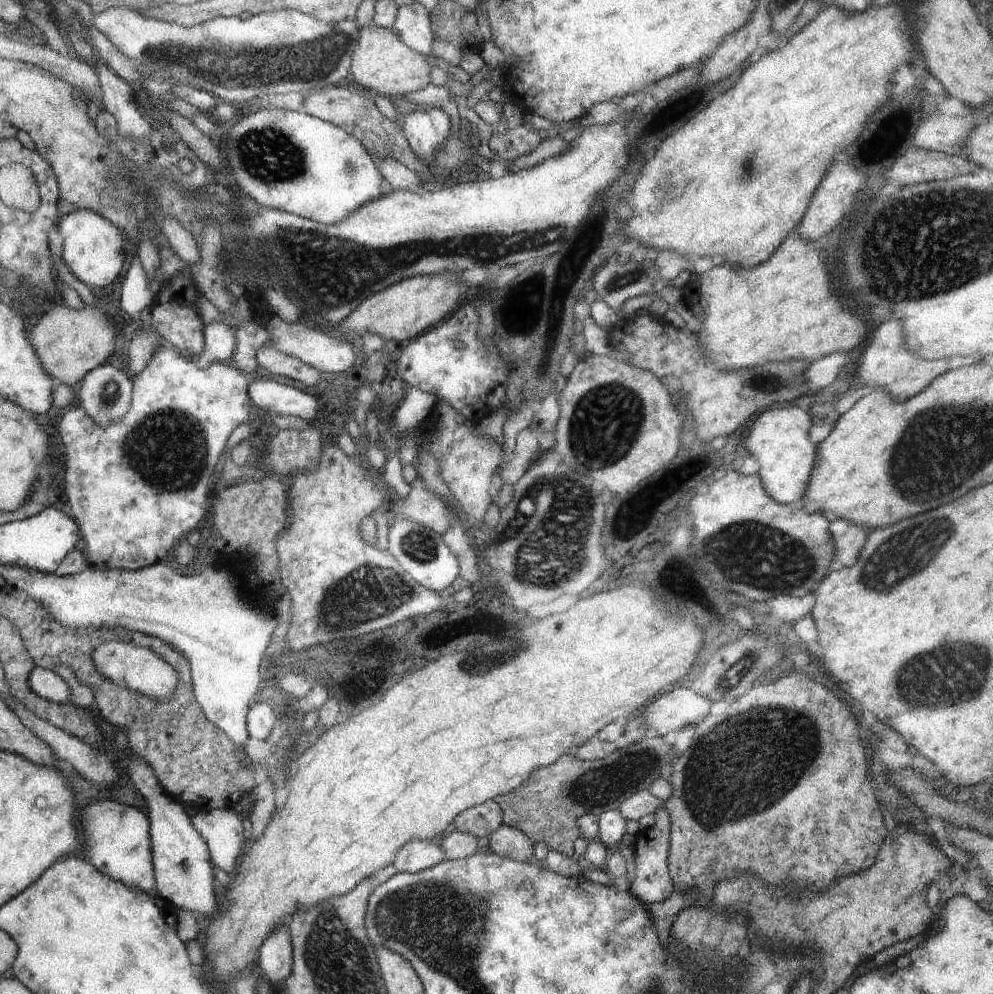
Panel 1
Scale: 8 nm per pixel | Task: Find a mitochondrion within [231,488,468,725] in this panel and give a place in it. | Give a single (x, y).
(363, 591)

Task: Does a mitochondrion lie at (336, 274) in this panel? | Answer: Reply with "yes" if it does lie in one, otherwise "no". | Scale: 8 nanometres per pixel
yes

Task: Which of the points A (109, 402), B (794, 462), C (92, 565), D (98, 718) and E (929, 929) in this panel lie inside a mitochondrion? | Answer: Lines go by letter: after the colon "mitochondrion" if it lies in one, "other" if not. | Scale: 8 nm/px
A: mitochondrion
B: other
C: other
D: other
E: other

